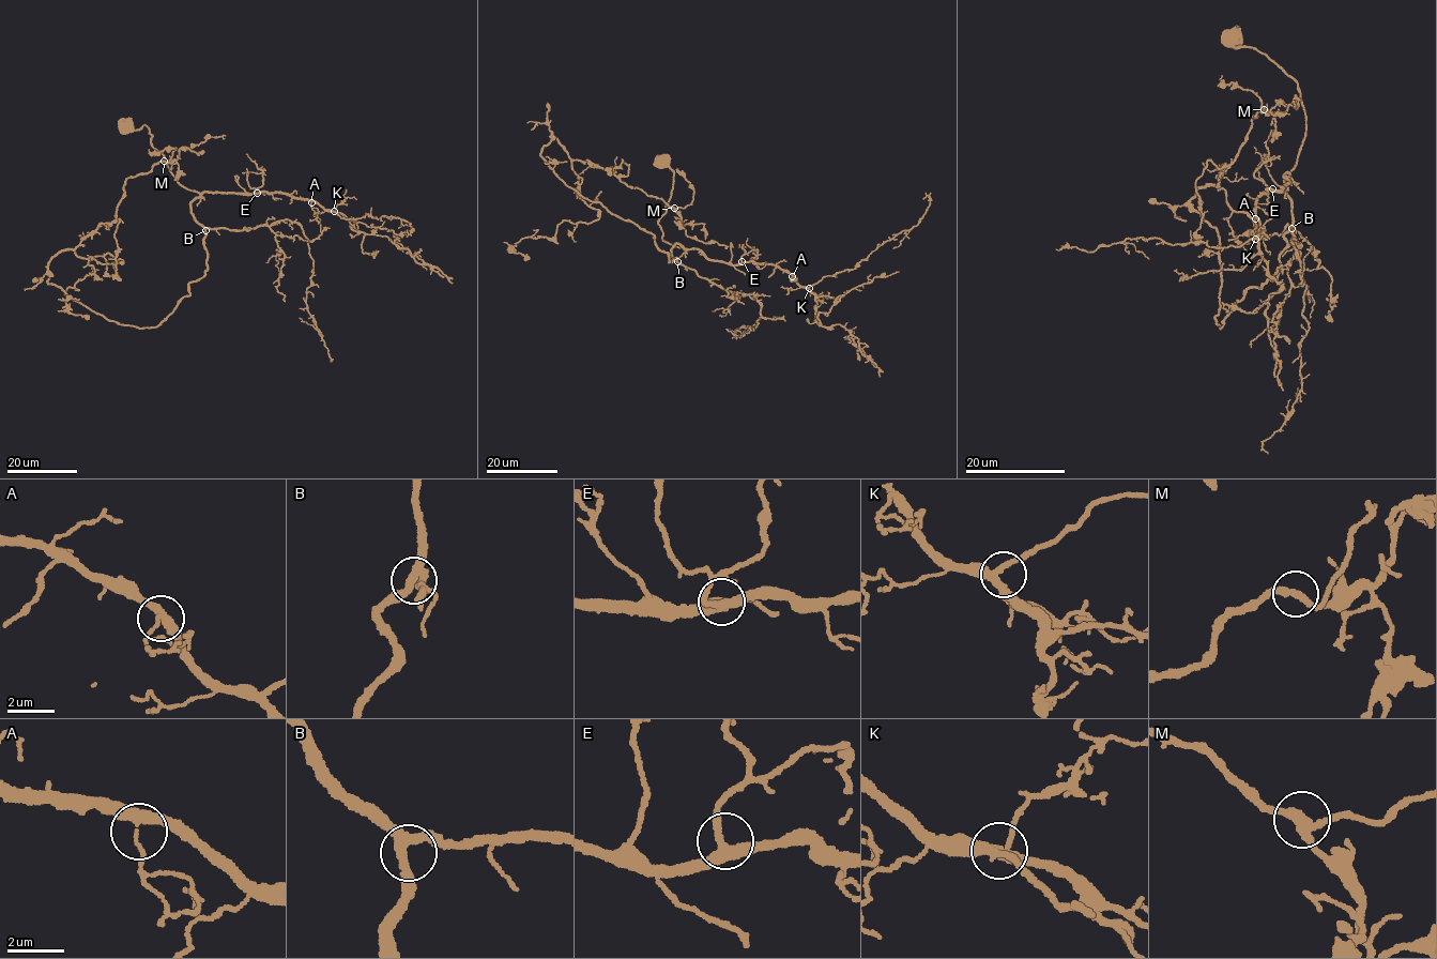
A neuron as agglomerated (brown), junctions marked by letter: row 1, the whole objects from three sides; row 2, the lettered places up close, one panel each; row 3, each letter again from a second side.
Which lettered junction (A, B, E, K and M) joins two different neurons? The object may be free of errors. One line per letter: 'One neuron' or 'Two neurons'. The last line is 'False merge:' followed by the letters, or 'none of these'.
A: One neuron
B: One neuron
E: One neuron
K: One neuron
M: One neuron
False merge: none of these

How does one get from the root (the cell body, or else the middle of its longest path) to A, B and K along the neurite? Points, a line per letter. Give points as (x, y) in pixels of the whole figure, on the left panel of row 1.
A: (126, 123), (135, 128), (148, 125), (152, 146), (188, 189), (290, 194), (311, 202)
B: (126, 123), (135, 128), (148, 125), (152, 146), (169, 171), (200, 195), (190, 213), (205, 230)
K: (126, 123), (135, 128), (148, 125), (152, 146), (188, 189), (290, 194), (334, 211)

